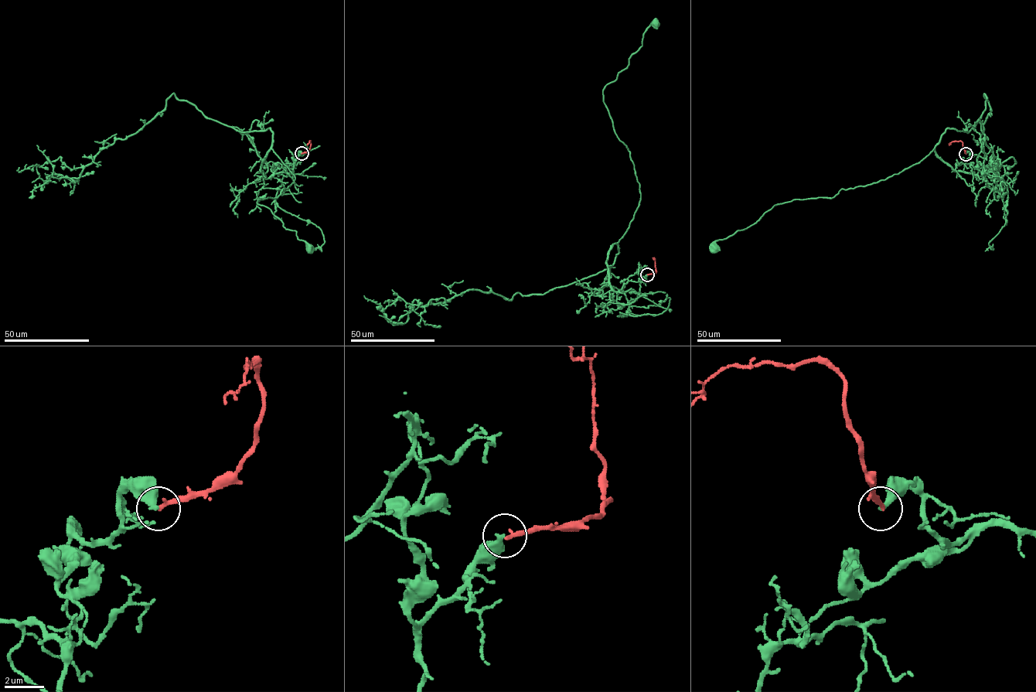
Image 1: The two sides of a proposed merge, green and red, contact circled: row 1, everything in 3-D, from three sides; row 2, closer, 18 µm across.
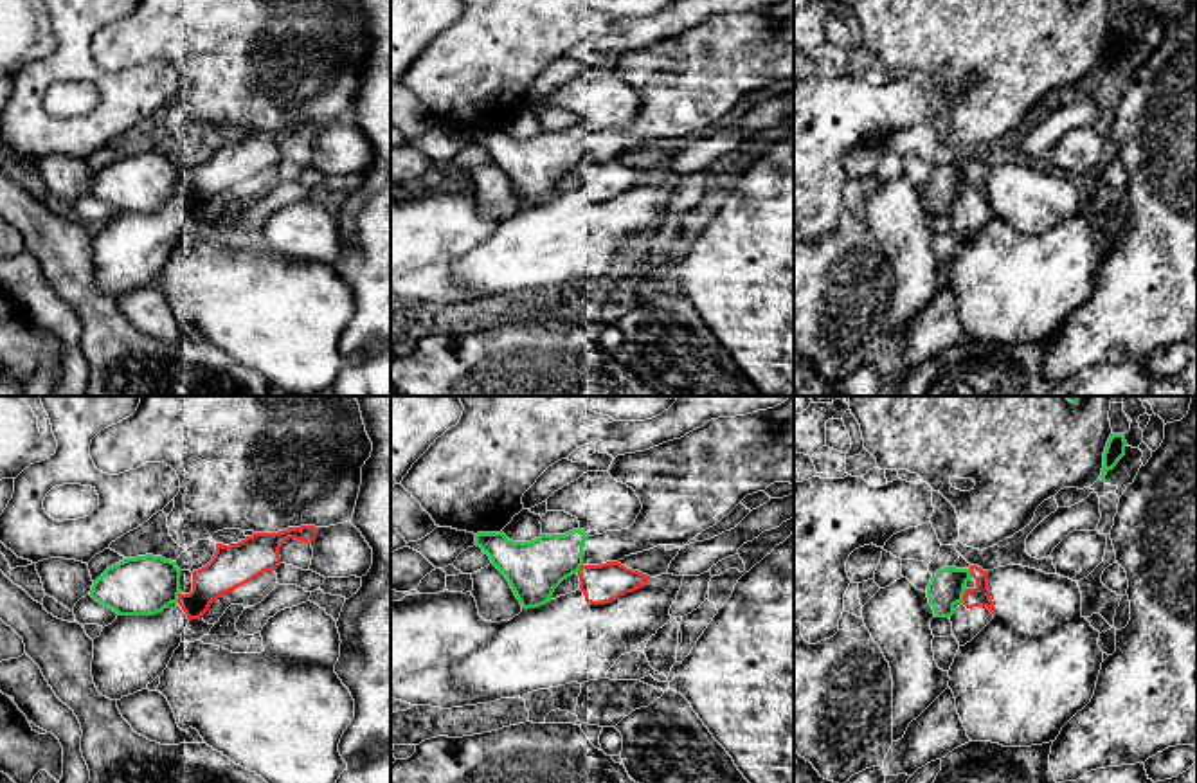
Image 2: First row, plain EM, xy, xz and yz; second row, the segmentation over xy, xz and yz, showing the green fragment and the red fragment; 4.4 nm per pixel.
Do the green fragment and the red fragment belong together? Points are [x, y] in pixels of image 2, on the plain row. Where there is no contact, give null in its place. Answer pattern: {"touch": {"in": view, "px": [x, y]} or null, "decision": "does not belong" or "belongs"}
{"touch": {"in": "yz", "px": [962, 193]}, "decision": "does not belong"}

